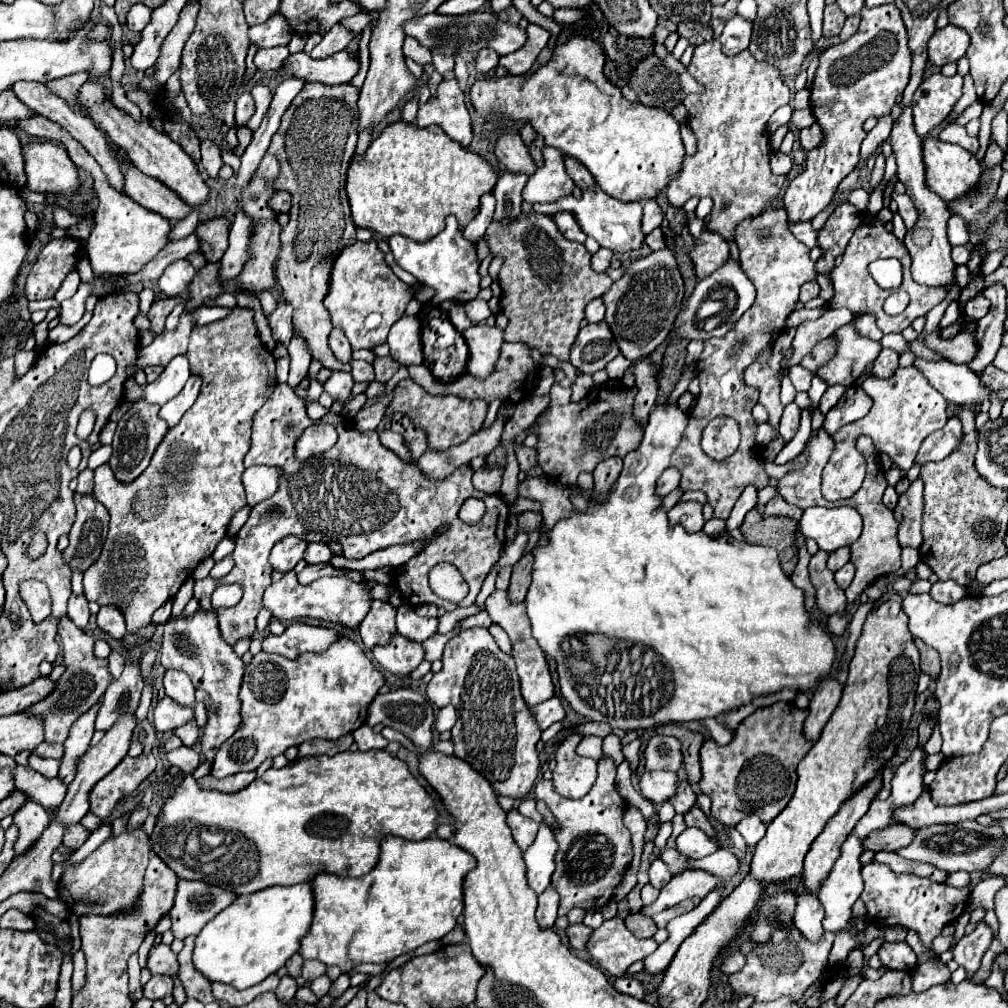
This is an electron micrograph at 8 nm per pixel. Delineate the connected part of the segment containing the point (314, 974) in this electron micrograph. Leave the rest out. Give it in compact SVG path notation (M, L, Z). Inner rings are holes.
M305 960L303 968L301 968L301 978L307 980L307 982L311 982L311 980L319 978L321 974L325 974L325 970L327 970L325 964L321 964L317 960Z

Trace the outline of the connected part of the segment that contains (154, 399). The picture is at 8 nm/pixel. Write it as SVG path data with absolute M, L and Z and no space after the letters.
M187 356L173 358L155 382L149 382L143 386L145 402L163 406L165 402L169 402L171 398L175 398L181 392L181 388L185 386L189 376L191 376L191 372L189 372Z

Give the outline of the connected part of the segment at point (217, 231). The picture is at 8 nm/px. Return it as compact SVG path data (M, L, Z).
M225 216L205 220L197 226L197 238L199 238L199 250L207 258L207 262L217 262L225 254L225 248L229 244L229 220Z

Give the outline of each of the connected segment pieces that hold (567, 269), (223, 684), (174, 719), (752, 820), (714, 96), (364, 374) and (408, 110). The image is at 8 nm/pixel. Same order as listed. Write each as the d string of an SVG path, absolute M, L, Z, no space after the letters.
M527 212L509 226L493 220L485 236L491 254L505 258L499 272L503 288L501 310L509 318L505 342L521 342L537 348L541 354L553 354L567 362L579 324L585 318L585 306L603 296L613 280L605 272L591 268L591 252L583 244L563 238L551 216Z
M197 610L193 616L171 616L163 628L163 642L161 642L161 664L165 670L183 670L193 680L195 688L203 688L211 704L207 708L207 724L201 734L201 750L207 760L213 760L219 746L231 738L241 728L241 680L245 664L241 656L235 654L231 644L225 644L219 632L219 622L215 610Z
M169 696L161 698L153 712L153 726L159 732L175 730L187 720L193 720L193 708L181 708L175 700L169 700Z
M749 814L749 816L745 816L735 828L741 832L741 836L745 838L747 846L751 846L751 848L765 836L765 830L767 830L767 826L759 820L757 814Z
M719 40L705 42L695 48L693 60L689 64L689 74L705 86L705 94L701 96L687 96L685 98L685 108L689 112L689 126L697 138L697 154L695 156L685 156L683 168L673 178L673 182L667 188L667 198L675 208L683 208L683 204L691 196L711 196L713 198L713 210L711 210L711 220L707 222L707 228L721 234L723 238L733 238L735 236L735 226L743 222L745 218L753 218L765 210L769 200L777 198L785 176L775 176L771 172L770 158L771 146L769 146L769 130L767 130L767 120L769 116L779 108L789 104L791 92L787 84L779 78L777 68L765 62L753 60L751 52L739 52L737 56L725 56L721 52Z
M353 360L353 380L355 382L371 383L375 380L375 372L373 366L364 360Z
M415 94L406 102L401 113L401 117L405 122L413 123L415 121L418 111L418 100L419 96Z

